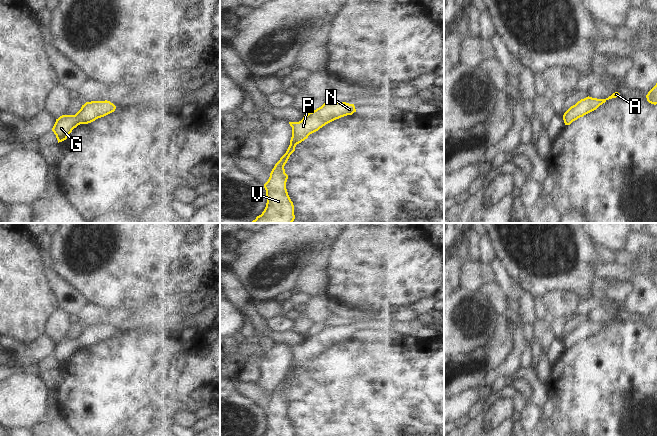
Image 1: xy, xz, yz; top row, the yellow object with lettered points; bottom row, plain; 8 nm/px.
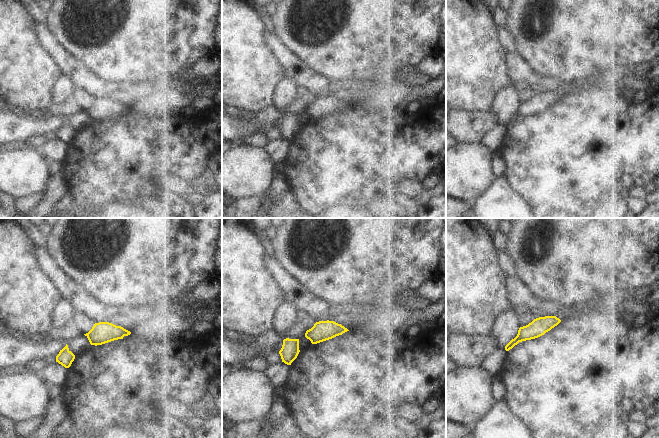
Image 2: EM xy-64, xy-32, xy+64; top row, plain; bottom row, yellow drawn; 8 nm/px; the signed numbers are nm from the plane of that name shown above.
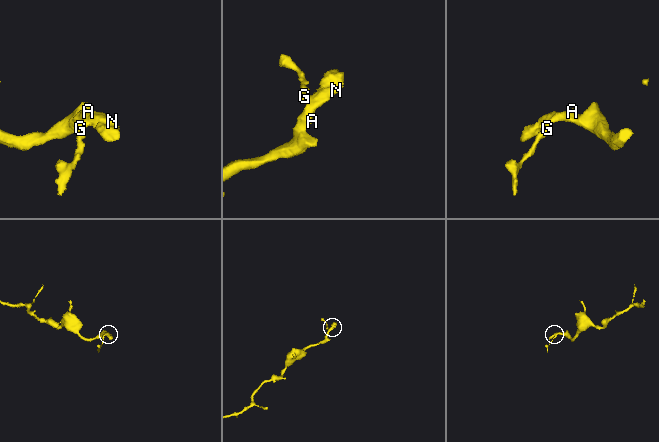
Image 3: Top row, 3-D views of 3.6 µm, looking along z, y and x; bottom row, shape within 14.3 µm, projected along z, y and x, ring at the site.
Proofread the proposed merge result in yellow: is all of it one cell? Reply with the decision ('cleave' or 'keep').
keep

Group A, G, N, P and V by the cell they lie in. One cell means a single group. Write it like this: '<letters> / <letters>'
A G N P V

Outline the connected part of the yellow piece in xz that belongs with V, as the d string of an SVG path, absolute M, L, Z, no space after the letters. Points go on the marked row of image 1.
M325 102L321 107L304 115L301 121L289 122L292 127L290 145L286 153L275 164L268 181L264 184L267 197L264 211L250 223L292 223L294 221L294 205L286 189L288 175L285 173L285 164L295 151L296 145L307 139L310 134L354 112L356 112L354 104Z

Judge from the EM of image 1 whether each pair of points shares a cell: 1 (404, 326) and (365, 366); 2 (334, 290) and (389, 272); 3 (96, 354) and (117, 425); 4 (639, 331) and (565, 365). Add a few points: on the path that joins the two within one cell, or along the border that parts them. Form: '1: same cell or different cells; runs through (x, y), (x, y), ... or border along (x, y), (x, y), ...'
1: different cells; border along (388, 327), (407, 334), (423, 334)
2: same cell; runs through (348, 282), (364, 272), (375, 272)
3: same cell; runs through (112, 372), (117, 383), (117, 407)
4: same cell; runs through (621, 349), (605, 365), (583, 365)

